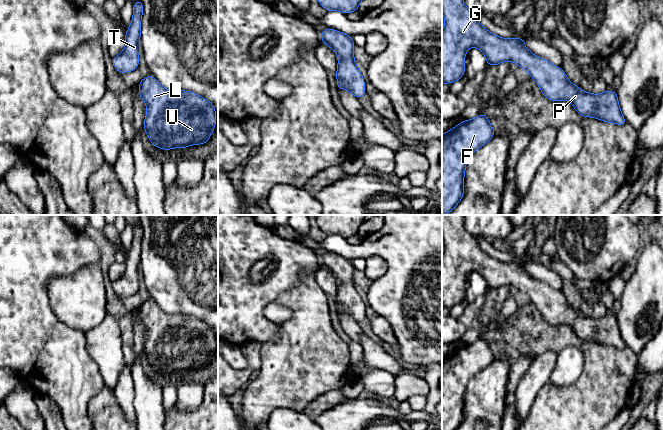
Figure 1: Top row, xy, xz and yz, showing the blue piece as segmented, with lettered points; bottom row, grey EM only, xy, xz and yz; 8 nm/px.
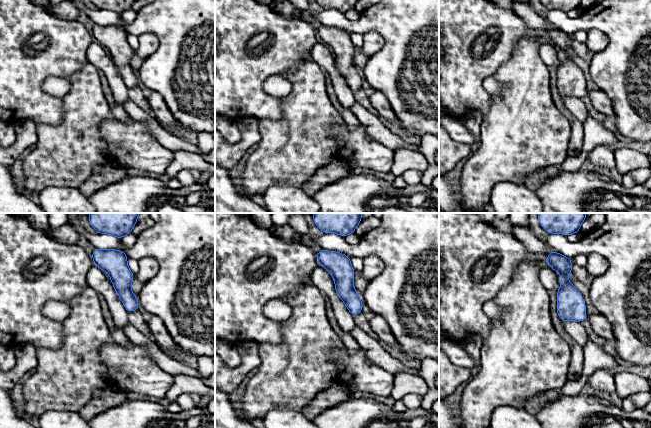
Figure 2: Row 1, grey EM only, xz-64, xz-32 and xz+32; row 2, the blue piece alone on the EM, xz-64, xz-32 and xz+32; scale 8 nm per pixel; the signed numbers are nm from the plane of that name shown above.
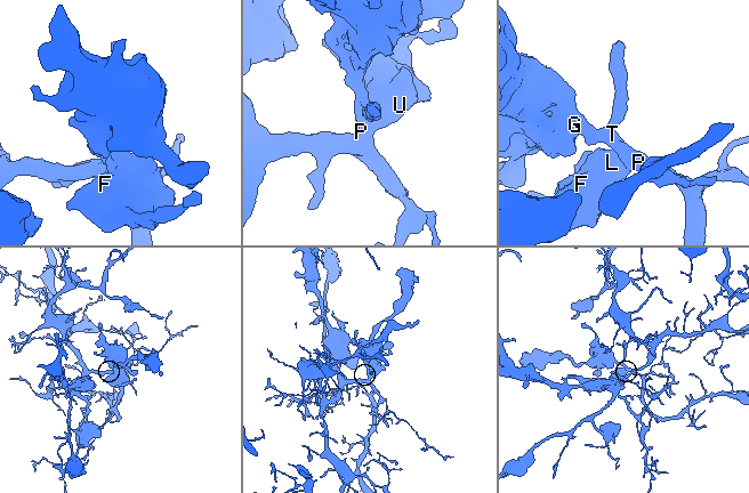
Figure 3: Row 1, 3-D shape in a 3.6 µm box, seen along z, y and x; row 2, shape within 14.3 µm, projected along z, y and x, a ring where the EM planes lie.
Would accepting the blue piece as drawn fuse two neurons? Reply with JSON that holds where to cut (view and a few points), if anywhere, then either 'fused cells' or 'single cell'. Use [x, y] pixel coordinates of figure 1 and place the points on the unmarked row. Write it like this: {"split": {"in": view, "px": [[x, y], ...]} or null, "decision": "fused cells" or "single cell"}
{"split": null, "decision": "single cell"}

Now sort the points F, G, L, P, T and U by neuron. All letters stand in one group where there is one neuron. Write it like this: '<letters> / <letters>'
F G L P T U

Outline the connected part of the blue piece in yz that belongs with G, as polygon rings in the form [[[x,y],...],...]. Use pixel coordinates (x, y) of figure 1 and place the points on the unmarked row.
[[[442,215],[442,237],[445,250],[442,255],[442,308],[461,303],[465,296],[465,278],[471,271],[482,275],[487,289],[499,289],[509,285],[525,293],[538,308],[543,319],[554,326],[566,324],[572,327],[574,333],[582,341],[593,341],[604,346],[625,349],[627,346],[622,339],[616,315],[606,314],[594,319],[583,316],[577,309],[572,308],[562,292],[556,291],[548,284],[533,279],[524,269],[527,264],[521,262],[501,262],[484,252],[477,243],[477,237],[472,236],[464,229],[464,215]]]

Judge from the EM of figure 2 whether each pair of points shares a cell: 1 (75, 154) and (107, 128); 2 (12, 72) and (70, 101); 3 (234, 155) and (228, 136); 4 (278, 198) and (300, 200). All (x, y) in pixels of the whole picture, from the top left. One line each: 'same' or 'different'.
1: different
2: different
3: different
4: same

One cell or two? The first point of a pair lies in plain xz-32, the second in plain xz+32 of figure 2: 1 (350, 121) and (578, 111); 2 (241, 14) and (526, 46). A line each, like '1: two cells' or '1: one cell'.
1: two cells
2: two cells

